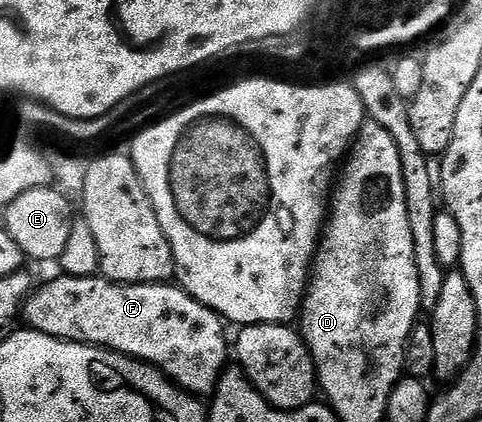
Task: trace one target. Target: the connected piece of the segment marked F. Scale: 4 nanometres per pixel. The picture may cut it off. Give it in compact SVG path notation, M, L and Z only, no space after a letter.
M60 274L59 279L51 279L48 283L43 283L34 288L31 294L23 301L21 319L30 330L40 331L54 339L65 339L68 343L85 343L88 347L106 347L109 351L115 351L118 355L128 355L131 359L140 359L141 362L156 367L163 372L172 383L181 391L187 392L188 395L196 397L207 397L214 392L215 386L219 384L219 378L223 375L229 360L229 339L223 332L225 328L224 320L216 311L211 311L205 305L197 302L187 291L178 285L171 283L112 283L111 280L100 277L99 275L90 275L89 277L73 277L72 275Z

